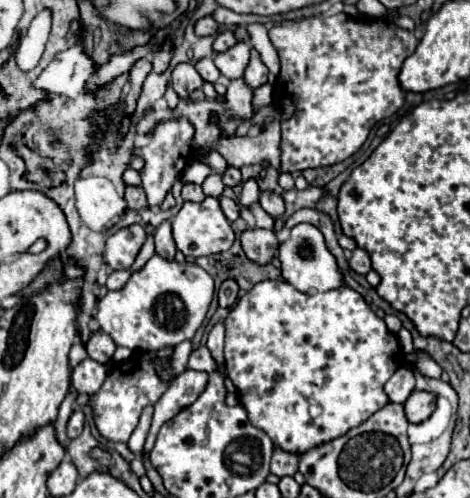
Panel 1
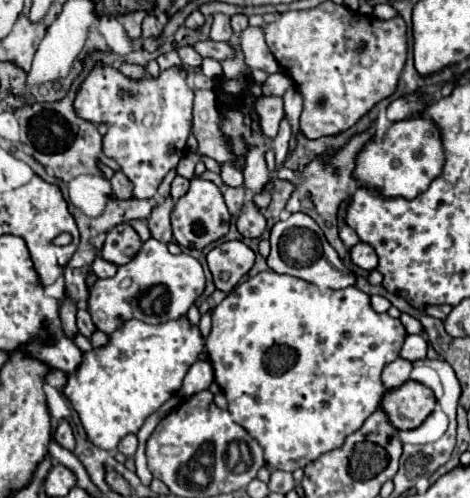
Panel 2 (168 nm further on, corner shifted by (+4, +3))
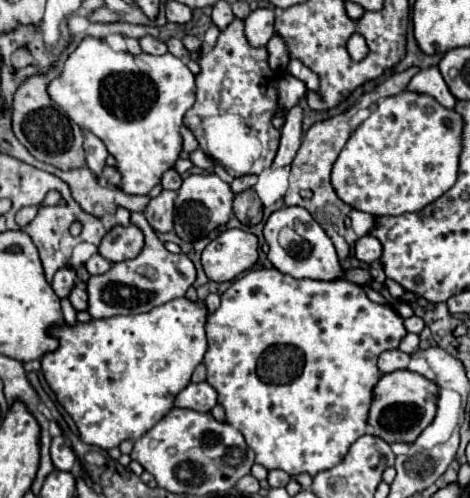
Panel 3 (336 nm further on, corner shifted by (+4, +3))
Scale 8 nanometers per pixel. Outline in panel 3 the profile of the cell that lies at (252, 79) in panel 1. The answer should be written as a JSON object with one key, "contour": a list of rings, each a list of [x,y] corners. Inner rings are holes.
{"contour":[[[268,6],[256,8],[250,12],[250,16],[244,22],[246,22],[248,42],[256,48],[266,46],[274,34],[274,12],[272,12],[272,8],[268,8]]]}

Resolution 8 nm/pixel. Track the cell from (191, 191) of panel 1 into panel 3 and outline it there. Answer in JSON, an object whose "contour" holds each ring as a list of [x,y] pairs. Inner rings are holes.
{"contour":[[[172,168],[172,170],[164,172],[160,184],[162,184],[162,188],[166,188],[166,190],[178,190],[180,184],[182,184],[182,178],[180,178],[180,174]]]}

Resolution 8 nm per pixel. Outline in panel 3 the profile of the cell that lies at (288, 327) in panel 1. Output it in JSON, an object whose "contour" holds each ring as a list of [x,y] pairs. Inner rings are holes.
{"contour":[[[260,268],[260,270],[250,270],[242,278],[234,280],[232,286],[222,294],[220,308],[208,316],[206,334],[208,334],[208,352],[204,354],[204,366],[208,370],[208,384],[212,384],[212,388],[218,392],[218,404],[222,404],[222,408],[226,410],[226,422],[232,428],[240,430],[248,446],[254,450],[256,464],[262,464],[266,470],[274,470],[274,468],[284,470],[290,476],[296,476],[302,472],[316,476],[318,472],[324,472],[340,464],[344,456],[348,454],[350,446],[368,432],[366,418],[368,418],[368,408],[372,402],[372,388],[382,376],[380,370],[376,368],[376,360],[380,352],[398,348],[400,340],[406,336],[406,328],[402,324],[402,318],[396,314],[392,306],[372,302],[360,286],[344,278],[330,280],[330,282],[310,280],[310,278],[296,280],[288,274],[282,274],[276,268]]]}

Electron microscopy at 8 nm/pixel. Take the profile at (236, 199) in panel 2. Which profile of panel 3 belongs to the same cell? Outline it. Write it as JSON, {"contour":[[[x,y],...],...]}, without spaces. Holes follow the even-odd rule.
{"contour":[[[254,174],[240,176],[240,178],[234,178],[234,182],[230,184],[230,188],[232,188],[232,192],[234,192],[234,194],[238,194],[238,192],[244,192],[244,190],[252,188],[252,186],[256,184],[256,180],[258,180],[258,176],[254,176]]]}

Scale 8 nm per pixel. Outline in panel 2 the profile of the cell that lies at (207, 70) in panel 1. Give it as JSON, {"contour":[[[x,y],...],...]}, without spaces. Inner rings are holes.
{"contour":[[[192,46],[178,48],[178,54],[180,54],[184,66],[190,66],[190,68],[200,68],[202,66],[202,56]]]}

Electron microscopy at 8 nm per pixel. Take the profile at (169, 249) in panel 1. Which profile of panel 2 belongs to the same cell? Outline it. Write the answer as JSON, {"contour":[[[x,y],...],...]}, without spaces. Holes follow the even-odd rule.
{"contour":[[[168,198],[164,204],[158,204],[152,210],[152,216],[148,218],[148,226],[152,232],[152,238],[168,244],[172,242],[172,230],[170,230],[170,212],[172,212],[172,198]]]}

